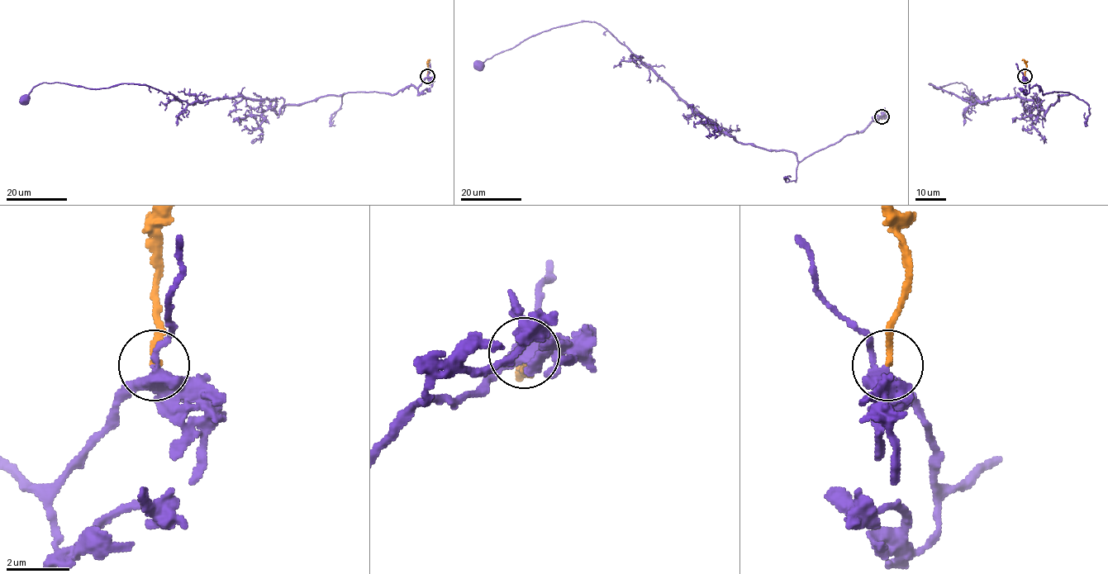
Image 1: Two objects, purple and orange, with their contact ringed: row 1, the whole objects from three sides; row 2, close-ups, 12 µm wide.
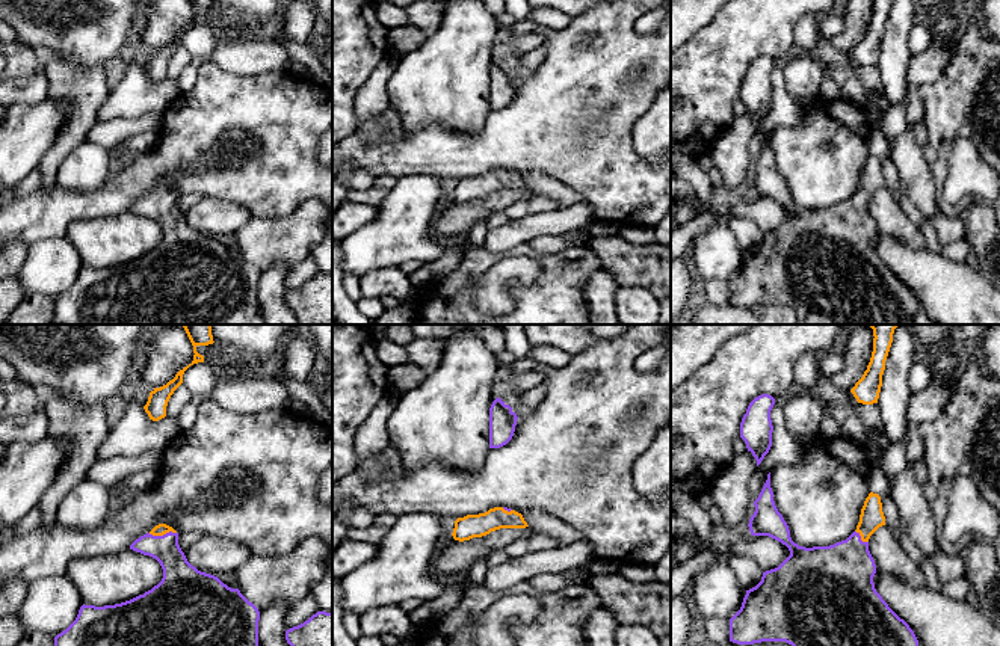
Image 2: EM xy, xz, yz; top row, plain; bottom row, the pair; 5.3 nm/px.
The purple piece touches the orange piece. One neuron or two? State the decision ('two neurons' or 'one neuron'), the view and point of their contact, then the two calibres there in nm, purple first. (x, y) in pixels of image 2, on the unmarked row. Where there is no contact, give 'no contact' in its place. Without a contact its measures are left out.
one neuron | xy (163, 196) | 190/60 nm

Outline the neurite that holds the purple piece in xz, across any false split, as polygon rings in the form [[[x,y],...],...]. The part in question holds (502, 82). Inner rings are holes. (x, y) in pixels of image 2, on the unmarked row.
[[[495,60],[489,69],[489,110],[506,107],[515,94],[517,75],[502,60]]]

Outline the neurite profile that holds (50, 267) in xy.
[[[68,237],[47,238],[27,246],[17,276],[26,294],[56,299],[76,282],[82,267],[80,254]]]

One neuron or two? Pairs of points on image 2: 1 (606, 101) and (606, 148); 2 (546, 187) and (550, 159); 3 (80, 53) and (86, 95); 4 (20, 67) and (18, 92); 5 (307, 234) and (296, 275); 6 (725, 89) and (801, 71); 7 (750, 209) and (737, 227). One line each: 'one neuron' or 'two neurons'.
1: one neuron
2: two neurons
3: two neurons
4: two neurons
5: two neurons
6: two neurons
7: two neurons

